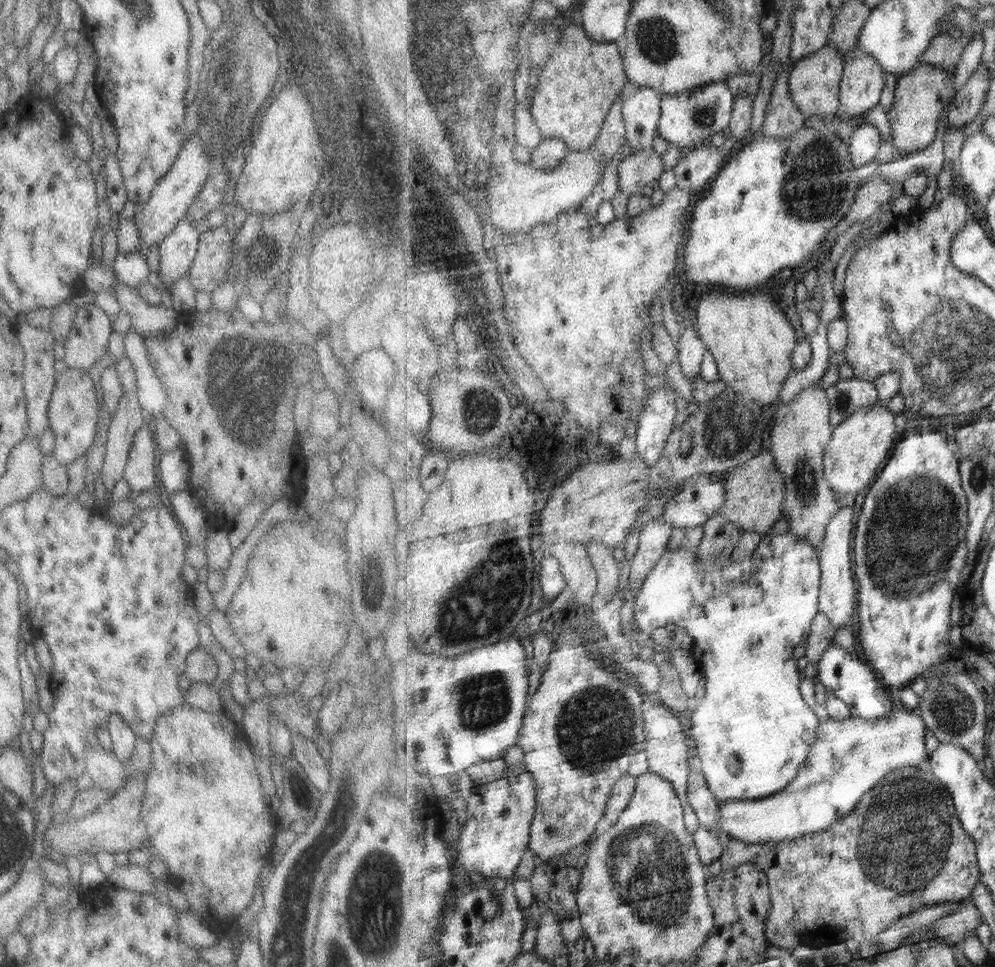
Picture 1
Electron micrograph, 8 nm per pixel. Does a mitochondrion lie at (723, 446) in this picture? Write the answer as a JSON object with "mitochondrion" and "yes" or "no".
{"mitochondrion":"yes"}

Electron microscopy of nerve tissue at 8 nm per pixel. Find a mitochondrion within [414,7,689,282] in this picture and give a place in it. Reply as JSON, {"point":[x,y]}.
{"point":[656,39]}

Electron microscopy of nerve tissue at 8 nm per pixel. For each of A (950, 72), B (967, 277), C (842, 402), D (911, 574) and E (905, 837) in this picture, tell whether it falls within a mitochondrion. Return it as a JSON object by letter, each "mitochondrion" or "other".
{"A":"other","B":"other","C":"mitochondrion","D":"mitochondrion","E":"mitochondrion"}

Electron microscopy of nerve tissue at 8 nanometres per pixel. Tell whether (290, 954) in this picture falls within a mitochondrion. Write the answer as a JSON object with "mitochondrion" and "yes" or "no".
{"mitochondrion":"yes"}

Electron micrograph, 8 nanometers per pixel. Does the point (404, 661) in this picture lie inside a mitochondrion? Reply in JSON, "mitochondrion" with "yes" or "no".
{"mitochondrion":"no"}

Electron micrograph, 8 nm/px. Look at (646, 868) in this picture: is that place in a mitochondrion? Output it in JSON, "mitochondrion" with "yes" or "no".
{"mitochondrion":"yes"}

